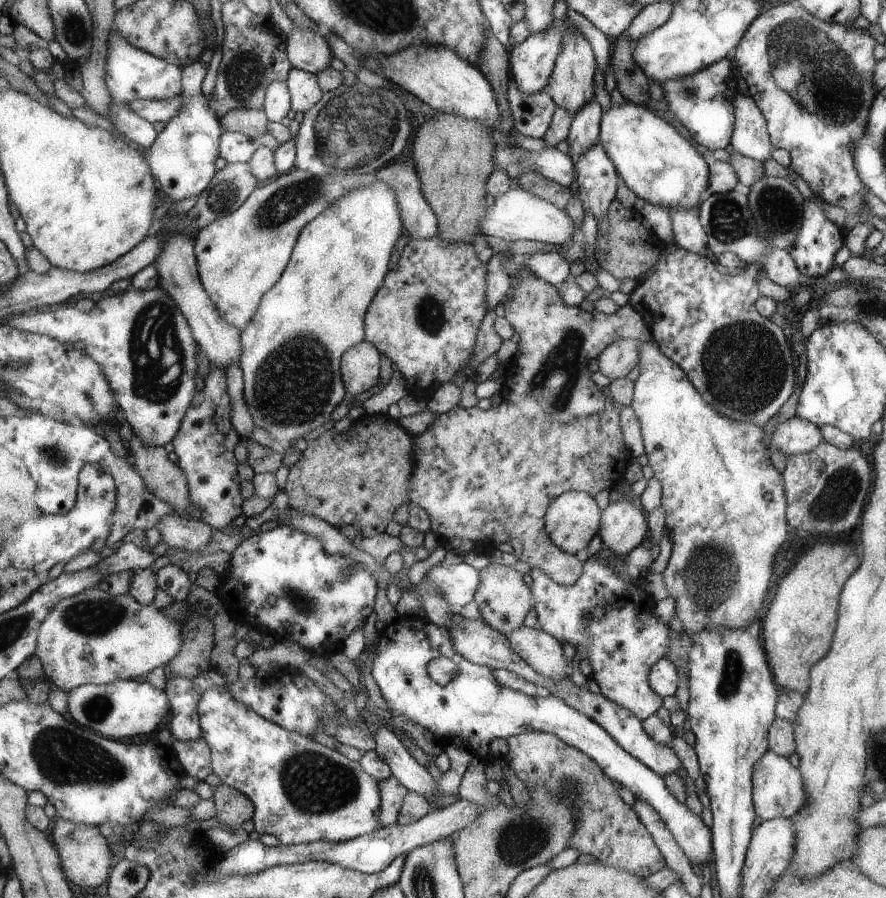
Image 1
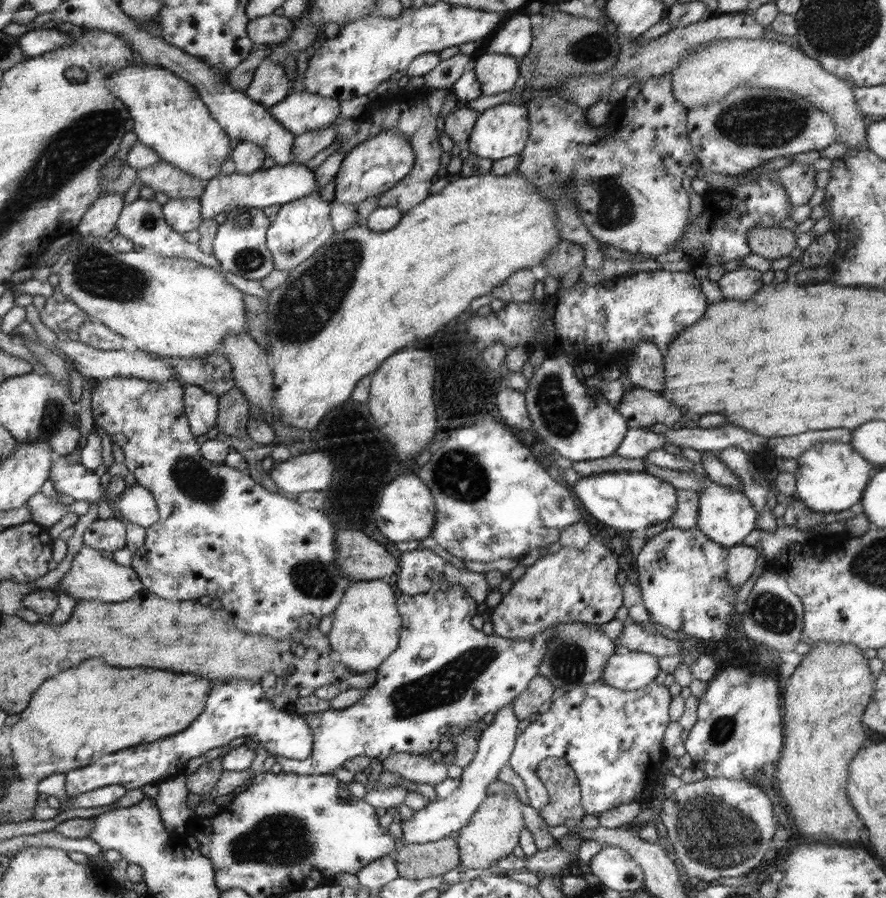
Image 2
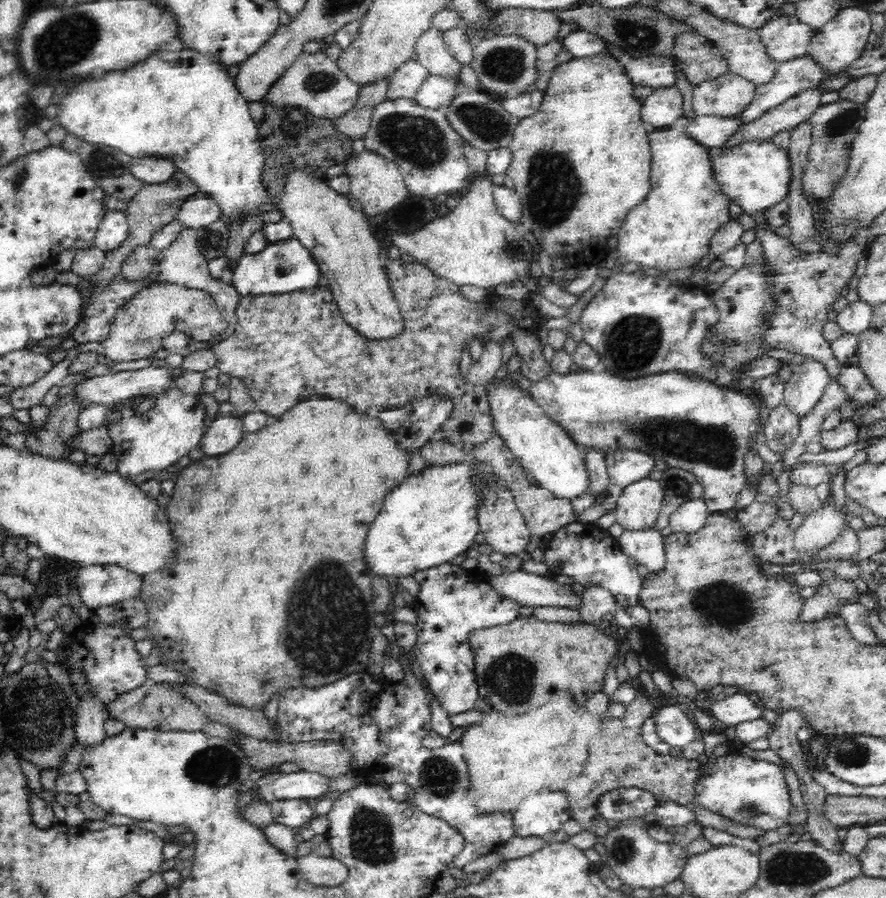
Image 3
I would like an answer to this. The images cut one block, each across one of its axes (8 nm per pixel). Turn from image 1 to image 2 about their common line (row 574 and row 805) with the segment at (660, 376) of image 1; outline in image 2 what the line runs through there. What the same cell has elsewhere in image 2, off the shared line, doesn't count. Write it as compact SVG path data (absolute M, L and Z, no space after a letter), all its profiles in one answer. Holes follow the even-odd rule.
M705 777L692 784L683 783L678 790L671 791L663 801L658 819L666 826L668 839L686 874L706 882L750 874L756 866L760 866L760 862L763 862L762 858L770 850L772 836L776 832L772 802L762 788L752 784L752 780Z

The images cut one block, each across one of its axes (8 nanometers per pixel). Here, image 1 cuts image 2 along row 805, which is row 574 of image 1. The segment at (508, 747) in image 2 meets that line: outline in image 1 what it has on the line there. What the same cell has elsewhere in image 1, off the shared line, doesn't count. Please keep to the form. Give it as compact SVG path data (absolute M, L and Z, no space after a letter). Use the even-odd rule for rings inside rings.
M442 562L432 566L424 580L434 584L434 588L440 588L452 610L459 613L466 604L474 600L481 584L481 572L465 562Z

